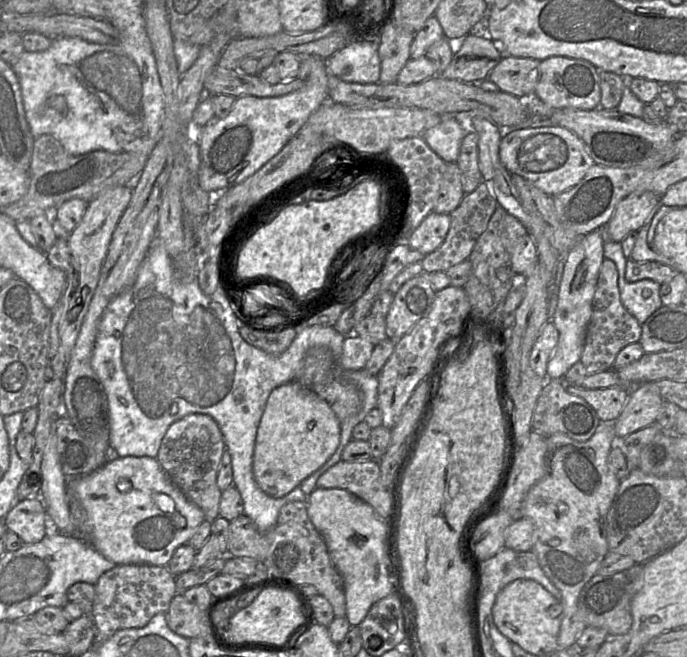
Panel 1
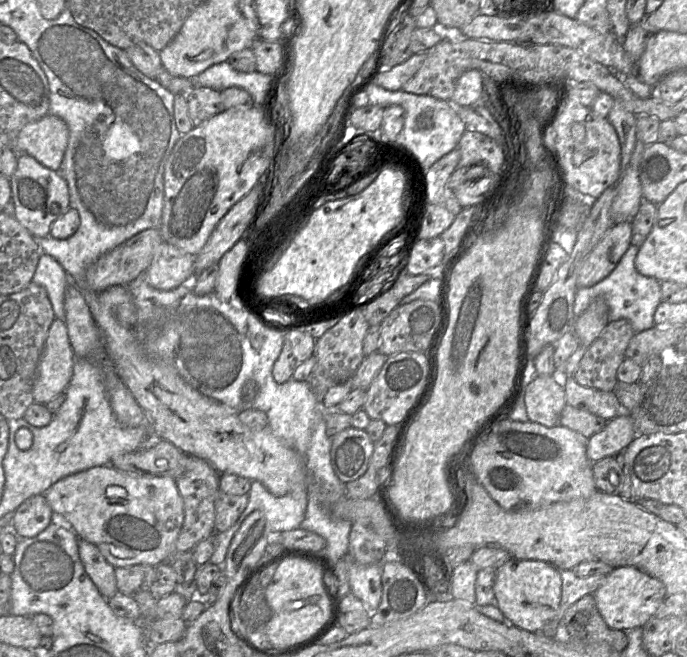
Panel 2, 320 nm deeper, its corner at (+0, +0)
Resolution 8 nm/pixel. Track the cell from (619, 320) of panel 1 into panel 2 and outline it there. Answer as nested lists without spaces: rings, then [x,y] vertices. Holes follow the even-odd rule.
[[[629,320],[609,321],[581,359],[573,374],[576,382],[593,389],[613,391],[618,382],[617,370],[634,334]]]

